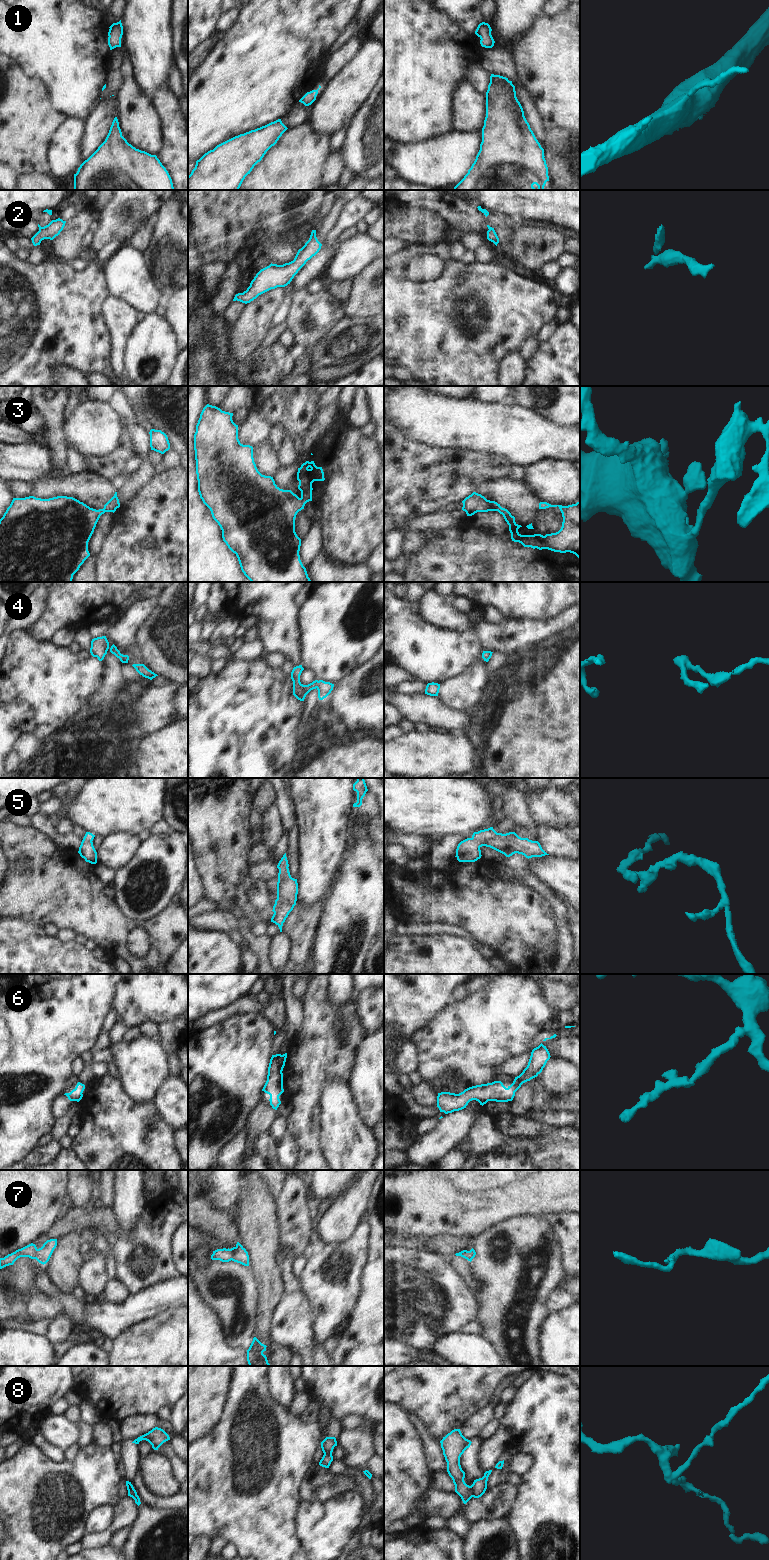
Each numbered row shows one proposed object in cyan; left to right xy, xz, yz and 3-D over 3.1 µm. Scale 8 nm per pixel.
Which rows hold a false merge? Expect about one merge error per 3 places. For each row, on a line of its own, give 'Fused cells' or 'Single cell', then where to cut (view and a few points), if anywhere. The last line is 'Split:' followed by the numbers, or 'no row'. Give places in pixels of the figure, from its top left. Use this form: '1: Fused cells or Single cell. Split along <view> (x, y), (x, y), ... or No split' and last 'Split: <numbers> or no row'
1: Single cell. No split
2: Fused cells. Split along xy (47, 225), (39, 230)
3: Single cell. No split
4: Single cell. No split
5: Single cell. No split
6: Single cell. No split
7: Single cell. No split
8: Fused cells. Split along yz (470, 1486), (473, 1496)
Split: 2, 8.

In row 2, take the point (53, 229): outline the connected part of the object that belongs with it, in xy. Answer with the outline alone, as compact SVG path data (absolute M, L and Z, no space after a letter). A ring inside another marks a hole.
M60 218L52 220L43 230L39 230L31 238L33 245L40 245L41 241L44 239L53 240L63 230L65 223L66 221L63 221Z

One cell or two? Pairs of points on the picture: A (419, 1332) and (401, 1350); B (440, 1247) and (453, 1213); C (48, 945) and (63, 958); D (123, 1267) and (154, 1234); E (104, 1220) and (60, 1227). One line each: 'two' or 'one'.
A: two
B: two
C: one
D: one
E: one

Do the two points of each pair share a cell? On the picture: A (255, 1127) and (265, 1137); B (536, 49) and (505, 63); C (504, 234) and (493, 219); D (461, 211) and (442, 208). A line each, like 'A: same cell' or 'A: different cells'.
A: different cells
B: different cells
C: same cell
D: same cell

